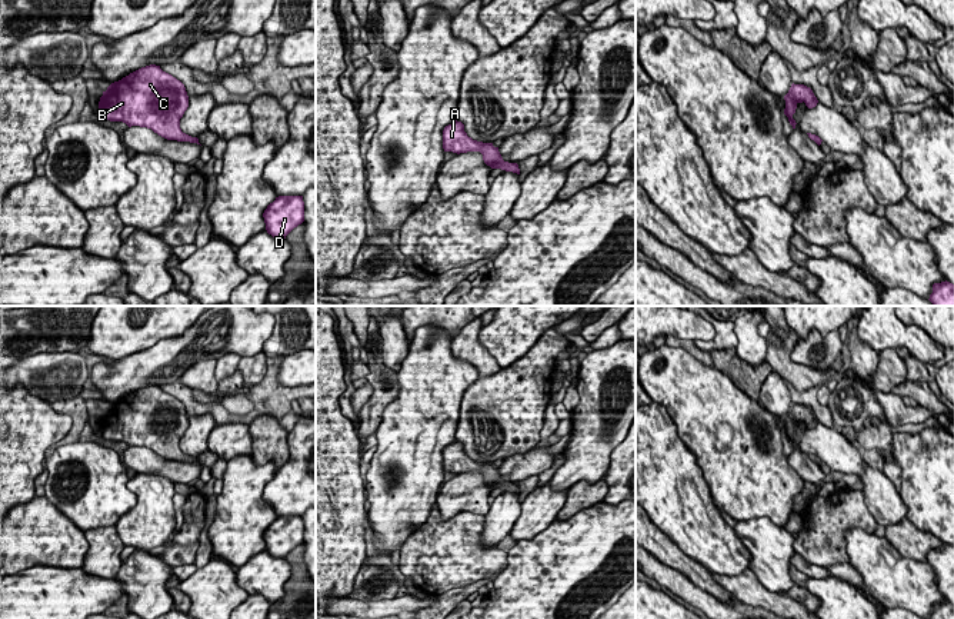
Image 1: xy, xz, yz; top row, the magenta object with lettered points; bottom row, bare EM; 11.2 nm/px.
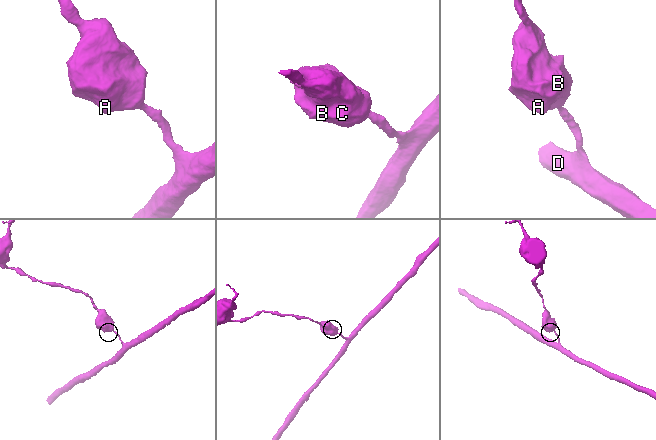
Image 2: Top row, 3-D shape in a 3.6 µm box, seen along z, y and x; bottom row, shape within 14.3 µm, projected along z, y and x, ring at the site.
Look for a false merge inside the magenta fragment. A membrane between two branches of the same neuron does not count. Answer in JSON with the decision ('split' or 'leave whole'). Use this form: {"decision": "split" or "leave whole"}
{"decision": "leave whole"}

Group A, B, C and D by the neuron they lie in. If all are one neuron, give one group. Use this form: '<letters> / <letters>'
A B C D

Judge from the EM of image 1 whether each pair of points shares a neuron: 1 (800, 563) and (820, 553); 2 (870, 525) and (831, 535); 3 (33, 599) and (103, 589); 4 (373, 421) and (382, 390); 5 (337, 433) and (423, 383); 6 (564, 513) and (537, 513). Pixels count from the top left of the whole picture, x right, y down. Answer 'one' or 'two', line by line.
1: two
2: one
3: one
4: one
5: two
6: two

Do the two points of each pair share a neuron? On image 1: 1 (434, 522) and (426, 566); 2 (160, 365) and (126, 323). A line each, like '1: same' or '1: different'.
1: same
2: different

